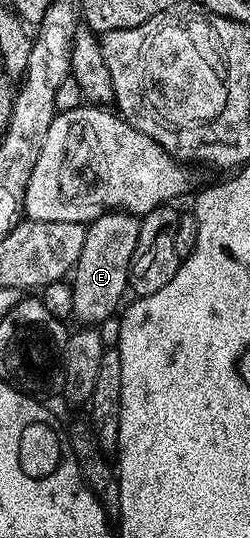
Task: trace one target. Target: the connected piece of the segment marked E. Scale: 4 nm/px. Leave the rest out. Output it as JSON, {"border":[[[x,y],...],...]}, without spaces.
{"border":[[[121,209],[105,211],[86,227],[84,249],[80,249],[78,264],[72,272],[73,318],[79,319],[77,321],[79,324],[99,325],[106,318],[114,317],[123,306],[122,294],[127,294],[128,291],[130,258],[136,249],[136,241],[139,237],[139,216]]]}

